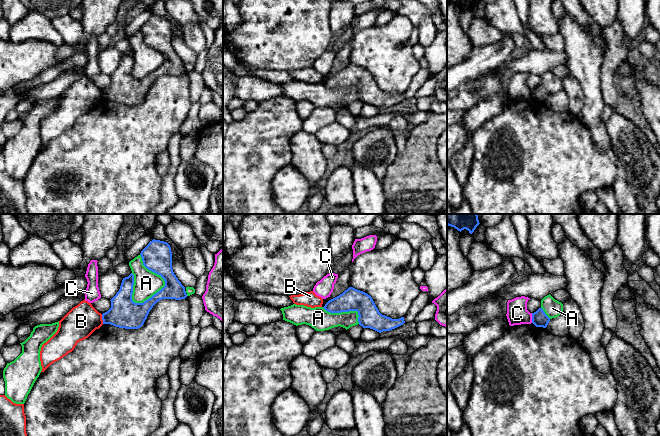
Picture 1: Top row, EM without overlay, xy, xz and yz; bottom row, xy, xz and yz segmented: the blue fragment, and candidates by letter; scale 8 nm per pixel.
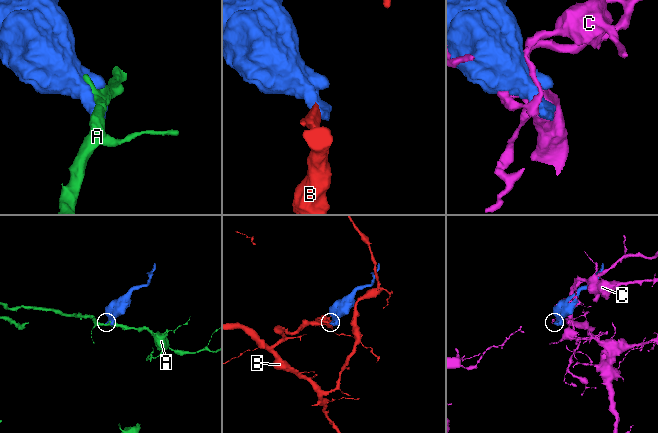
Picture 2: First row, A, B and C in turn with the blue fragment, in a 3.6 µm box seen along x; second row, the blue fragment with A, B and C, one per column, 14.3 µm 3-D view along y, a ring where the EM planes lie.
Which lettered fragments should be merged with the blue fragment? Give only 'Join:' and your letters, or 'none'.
Join: none

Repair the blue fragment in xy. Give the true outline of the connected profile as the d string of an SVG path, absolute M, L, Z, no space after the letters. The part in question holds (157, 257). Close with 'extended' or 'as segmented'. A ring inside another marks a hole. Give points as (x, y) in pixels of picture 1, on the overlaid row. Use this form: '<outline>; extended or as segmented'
M155 240L140 253L143 265L160 275L165 286L143 303L132 300L134 275L123 278L119 291L110 300L111 308L102 314L103 324L110 324L125 329L138 329L143 326L150 310L162 299L181 300L187 297L185 287L178 280L172 269L172 252L167 242Z; as segmented

